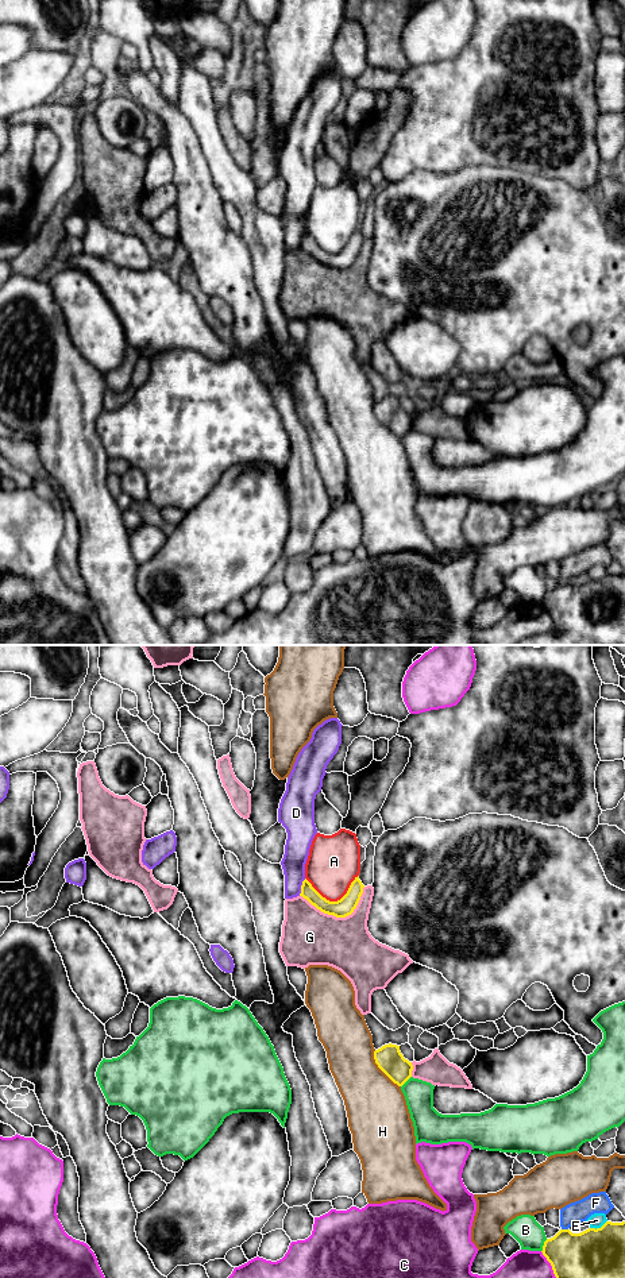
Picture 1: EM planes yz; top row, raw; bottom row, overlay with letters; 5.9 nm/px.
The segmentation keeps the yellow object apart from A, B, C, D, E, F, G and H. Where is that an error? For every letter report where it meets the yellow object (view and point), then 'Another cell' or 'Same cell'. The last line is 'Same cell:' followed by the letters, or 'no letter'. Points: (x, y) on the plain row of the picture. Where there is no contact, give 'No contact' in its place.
A: Touches yellow at yz (334, 254). Another cell
B: Touches yellow at yz (543, 598). Another cell
C: Touches yellow at yz (548, 633). Another cell
D: Touches yellow at yz (301, 239). Same cell
E: Touches yellow at yz (598, 580). Another cell
F: Touches yellow at yz (564, 582). Another cell
G: Touches yellow at yz (338, 269). Another cell
H: Touches yellow at yz (381, 421). Another cell
Same cell: D

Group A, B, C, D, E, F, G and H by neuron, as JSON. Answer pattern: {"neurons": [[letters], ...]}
{"neurons": [["A"], ["B"], ["C"], ["D"], ["E"], ["F"], ["G"], ["H"]]}

